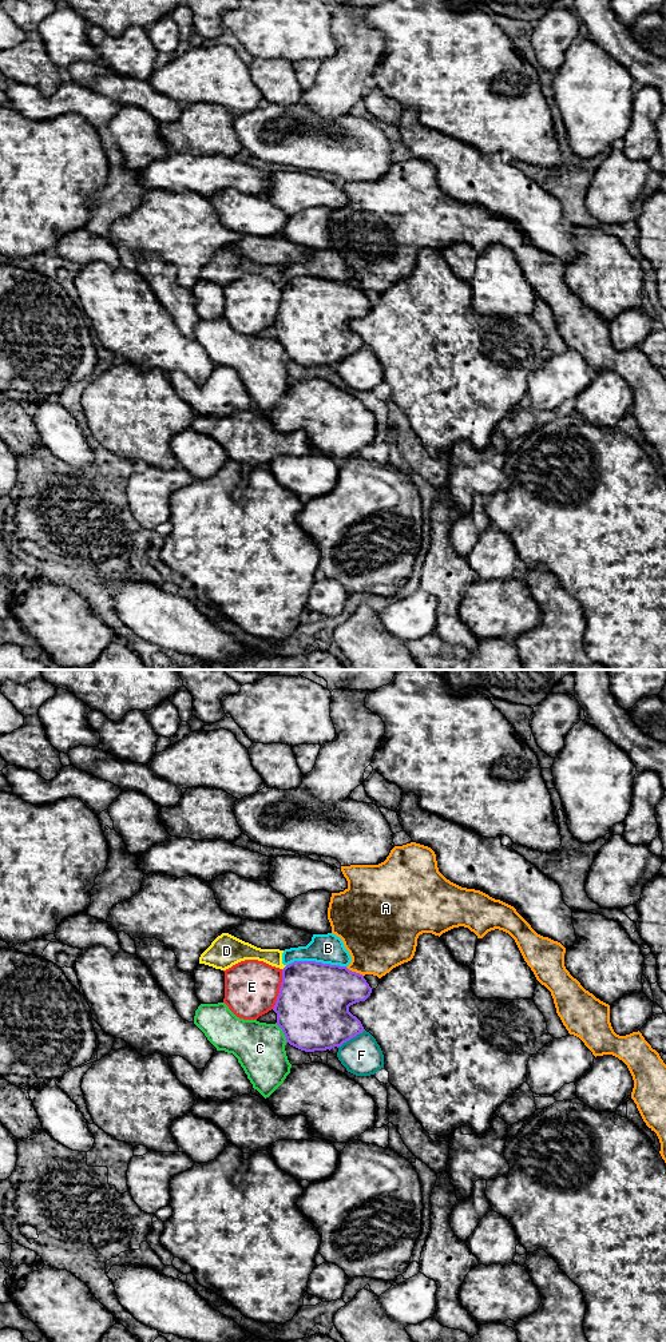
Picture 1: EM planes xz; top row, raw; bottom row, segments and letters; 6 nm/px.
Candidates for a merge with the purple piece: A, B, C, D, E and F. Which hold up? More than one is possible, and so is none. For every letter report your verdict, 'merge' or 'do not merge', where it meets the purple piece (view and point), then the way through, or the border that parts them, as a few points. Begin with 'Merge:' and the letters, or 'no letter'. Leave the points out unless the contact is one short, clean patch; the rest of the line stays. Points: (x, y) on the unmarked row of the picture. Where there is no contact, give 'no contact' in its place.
Merge: F
A: do not merge | xz (355, 288)
B: do not merge | xz (314, 277)
C: do not merge | xz (282, 346) | along xz (276, 338), (286, 357)
D: do not merge | xz (284, 284)
E: do not merge | xz (280, 305)
F: merge | xz (351, 353)

